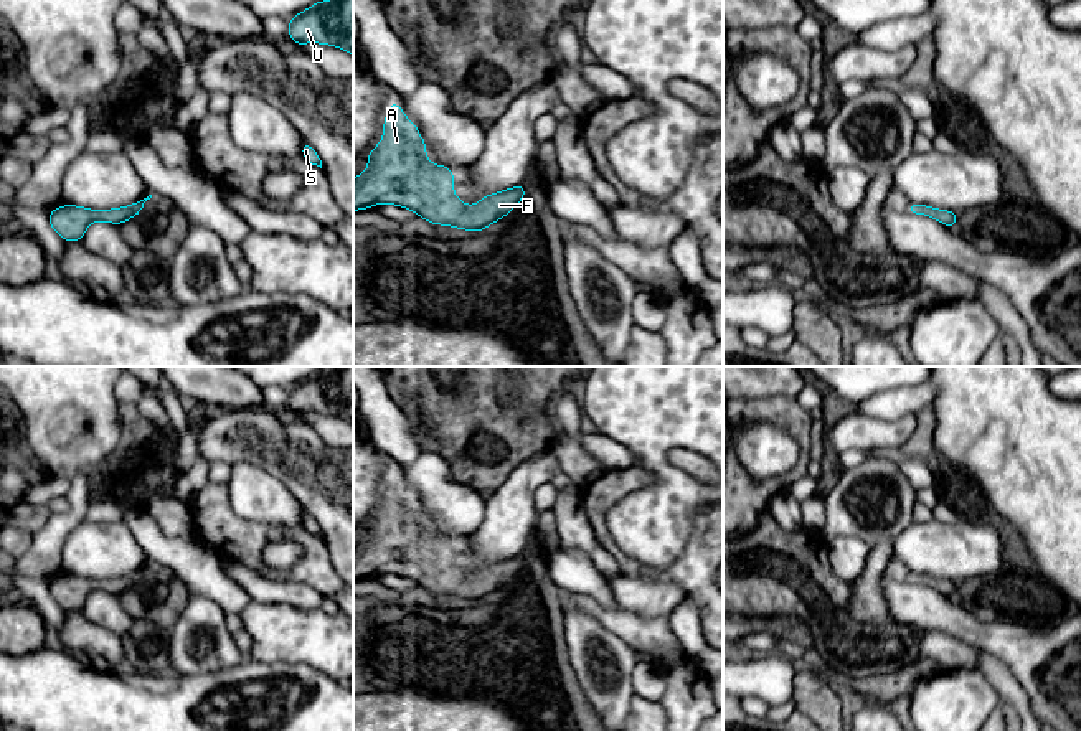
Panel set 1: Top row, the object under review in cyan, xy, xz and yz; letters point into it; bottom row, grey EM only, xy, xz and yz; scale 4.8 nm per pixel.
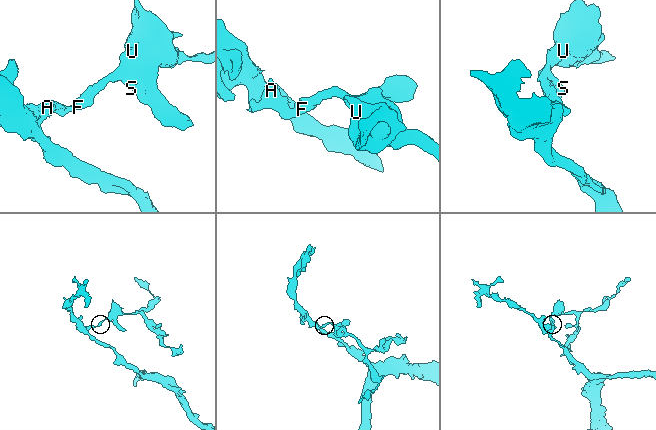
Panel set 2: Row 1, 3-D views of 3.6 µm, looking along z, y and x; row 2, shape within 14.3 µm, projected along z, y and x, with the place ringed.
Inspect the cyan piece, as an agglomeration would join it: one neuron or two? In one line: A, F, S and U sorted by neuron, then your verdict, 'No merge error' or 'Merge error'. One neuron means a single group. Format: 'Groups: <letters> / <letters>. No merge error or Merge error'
Groups: A F S U. No merge error

